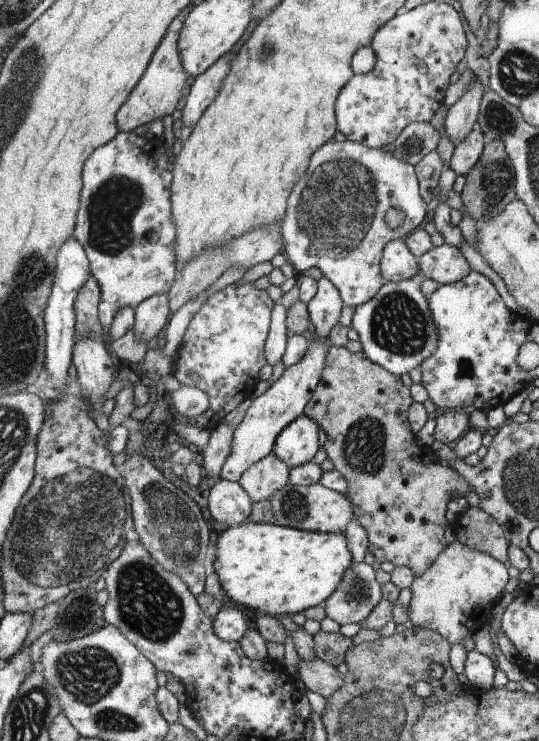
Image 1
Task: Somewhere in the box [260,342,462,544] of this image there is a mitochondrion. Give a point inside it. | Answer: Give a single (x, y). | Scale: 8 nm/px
(364, 449)

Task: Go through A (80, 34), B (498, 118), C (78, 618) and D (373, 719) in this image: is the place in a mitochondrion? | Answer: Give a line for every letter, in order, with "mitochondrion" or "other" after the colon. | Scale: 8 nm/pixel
A: other
B: mitochondrion
C: mitochondrion
D: mitochondrion

